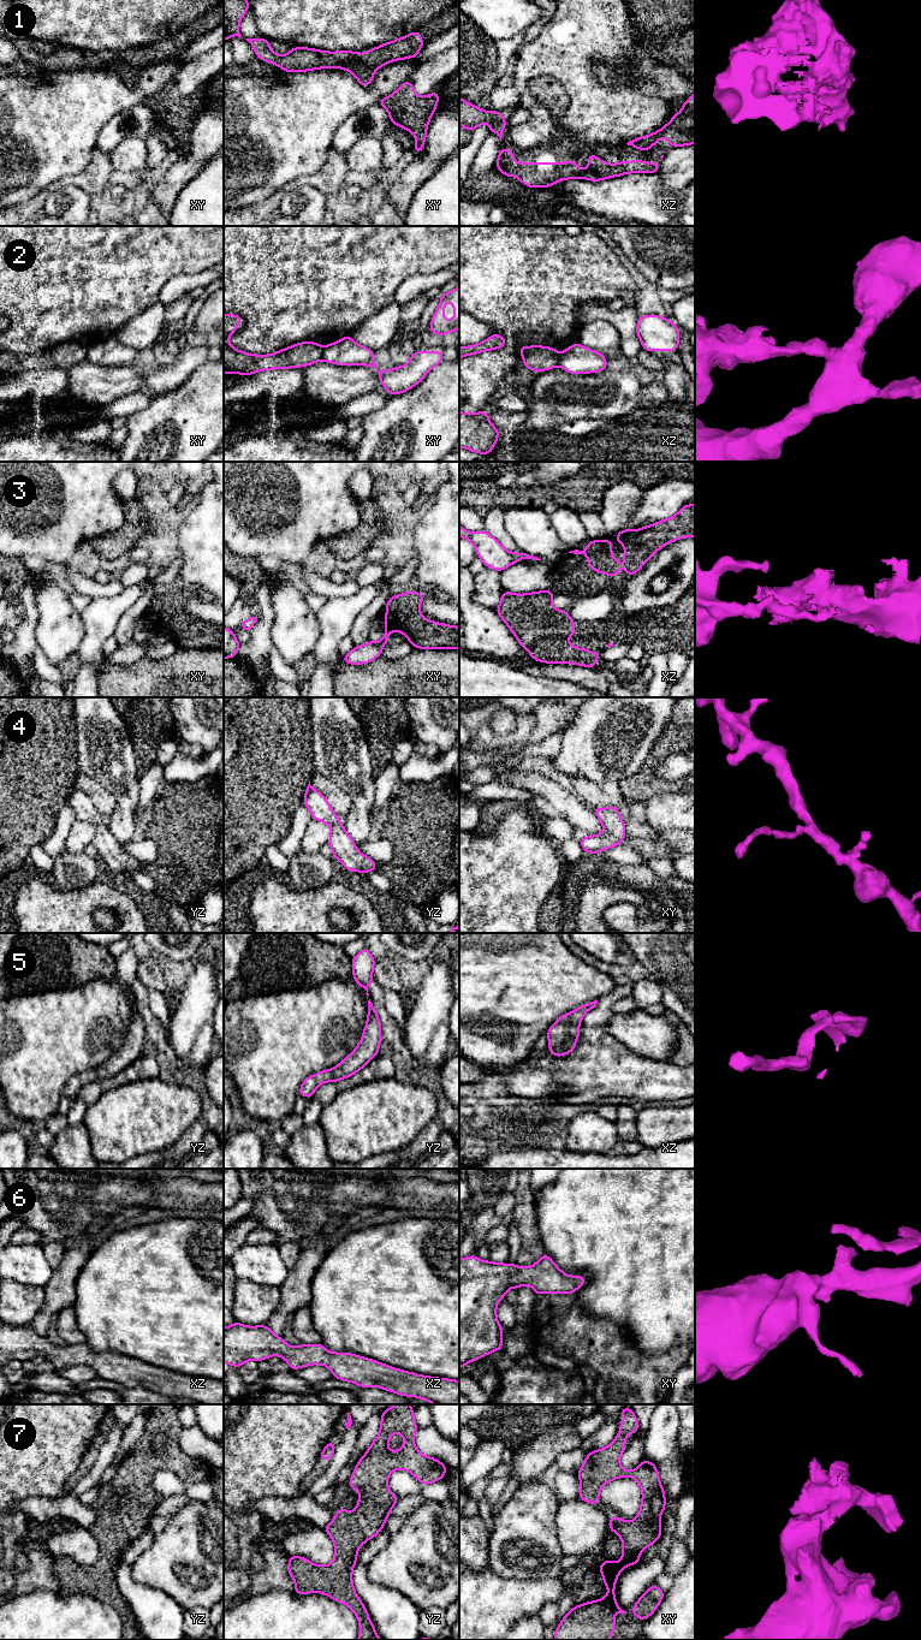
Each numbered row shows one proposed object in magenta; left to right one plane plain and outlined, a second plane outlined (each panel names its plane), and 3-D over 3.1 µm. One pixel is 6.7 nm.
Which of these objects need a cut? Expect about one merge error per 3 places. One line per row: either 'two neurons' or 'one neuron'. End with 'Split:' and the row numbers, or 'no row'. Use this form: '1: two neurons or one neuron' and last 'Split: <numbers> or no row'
1: one neuron
2: two neurons
3: two neurons
4: one neuron
5: one neuron
6: one neuron
7: one neuron
Split: 2, 3

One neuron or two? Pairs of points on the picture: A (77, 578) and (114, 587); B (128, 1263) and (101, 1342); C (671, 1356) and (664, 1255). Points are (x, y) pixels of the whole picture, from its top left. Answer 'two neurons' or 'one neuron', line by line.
A: one neuron
B: one neuron
C: two neurons

